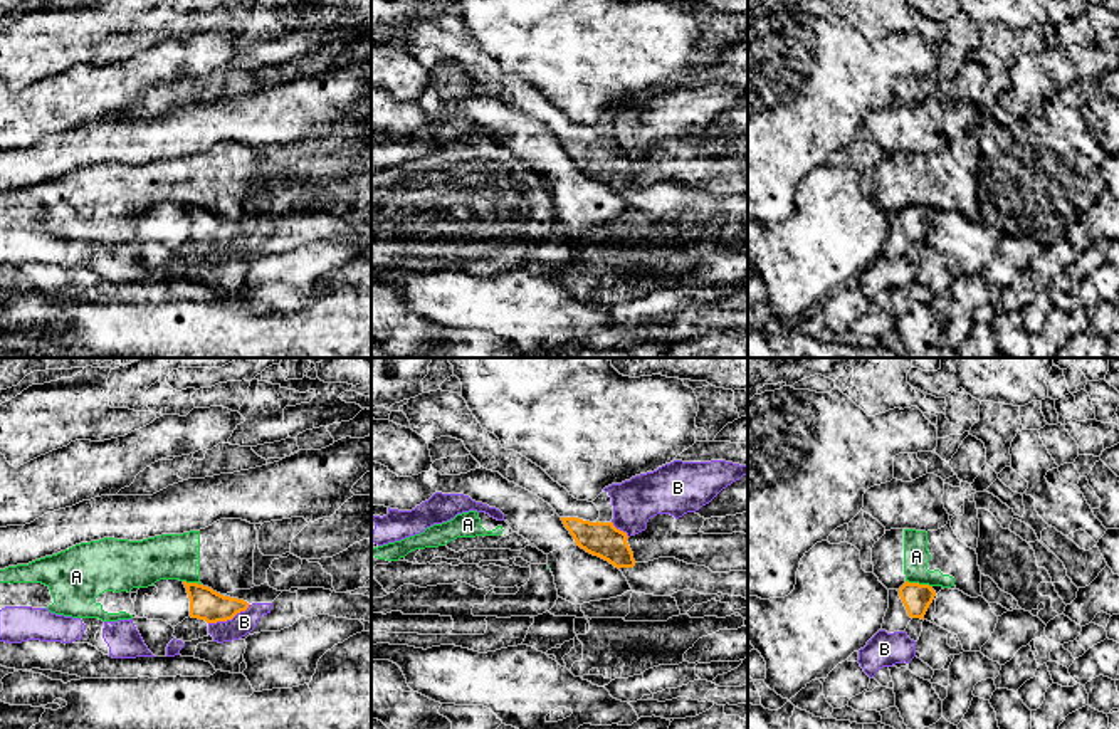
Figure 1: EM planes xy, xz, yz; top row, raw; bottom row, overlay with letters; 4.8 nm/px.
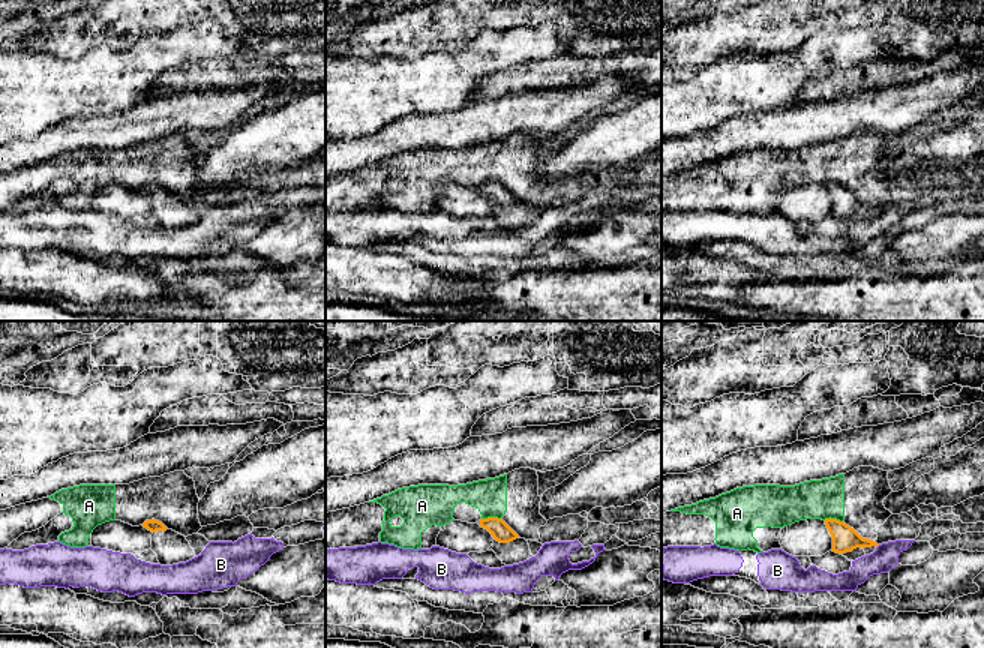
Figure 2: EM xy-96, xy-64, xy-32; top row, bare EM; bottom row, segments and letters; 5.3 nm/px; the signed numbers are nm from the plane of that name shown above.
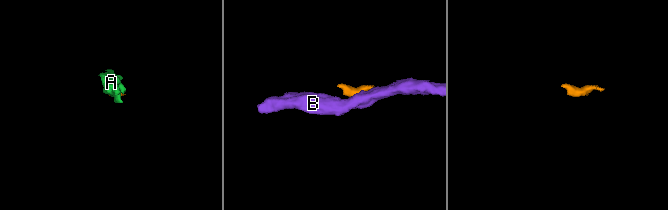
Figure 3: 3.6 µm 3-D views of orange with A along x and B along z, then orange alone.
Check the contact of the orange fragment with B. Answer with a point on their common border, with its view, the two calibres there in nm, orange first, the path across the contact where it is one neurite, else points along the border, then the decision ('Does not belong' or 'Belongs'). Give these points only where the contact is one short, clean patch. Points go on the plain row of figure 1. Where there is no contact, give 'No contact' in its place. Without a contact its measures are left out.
Touches orange at xy (229, 242). Thickness 150 nm (orange) against 110 nm. Boundary: xy (249, 229), (231, 242), (209, 247). Does not belong

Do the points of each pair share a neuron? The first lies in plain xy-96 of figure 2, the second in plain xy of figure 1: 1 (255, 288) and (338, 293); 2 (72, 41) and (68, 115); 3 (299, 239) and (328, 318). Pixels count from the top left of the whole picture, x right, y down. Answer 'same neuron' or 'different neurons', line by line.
1: same neuron
2: different neurons
3: different neurons

